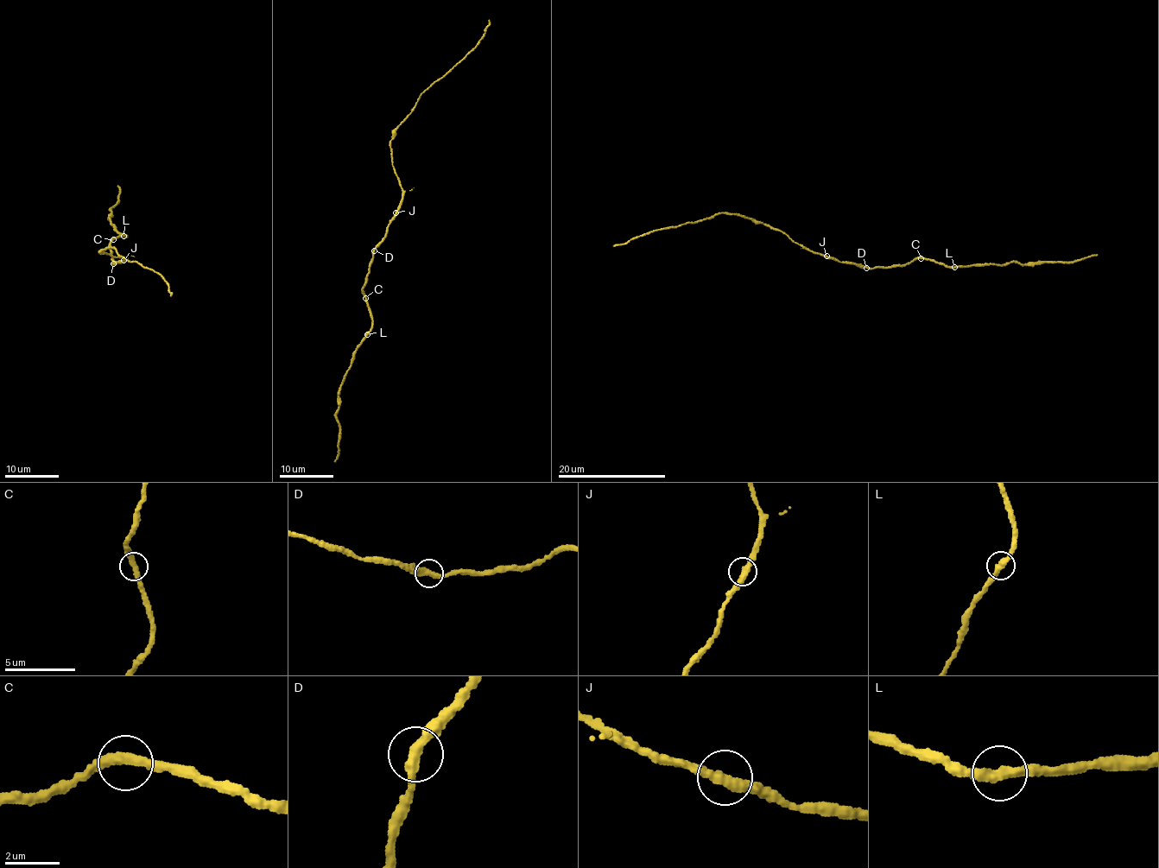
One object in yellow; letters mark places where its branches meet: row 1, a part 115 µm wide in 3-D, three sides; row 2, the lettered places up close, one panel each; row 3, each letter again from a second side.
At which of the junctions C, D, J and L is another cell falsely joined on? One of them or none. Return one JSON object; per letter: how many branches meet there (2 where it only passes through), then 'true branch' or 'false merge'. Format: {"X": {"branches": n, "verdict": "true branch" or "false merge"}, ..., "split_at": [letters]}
{"C": {"branches": 2, "verdict": "true branch"}, "D": {"branches": 2, "verdict": "true branch"}, "J": {"branches": 2, "verdict": "true branch"}, "L": {"branches": 2, "verdict": "true branch"}, "split_at": []}

